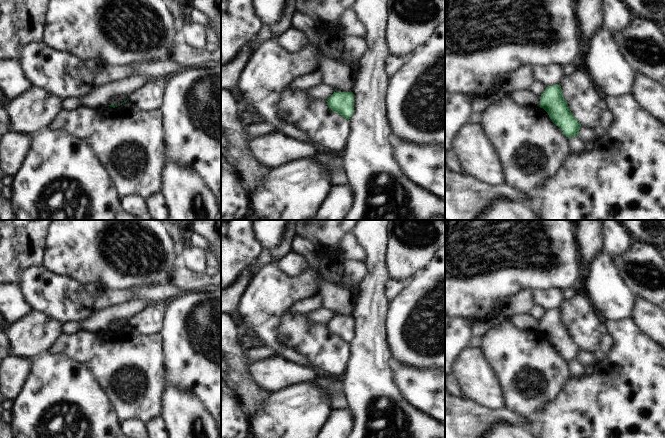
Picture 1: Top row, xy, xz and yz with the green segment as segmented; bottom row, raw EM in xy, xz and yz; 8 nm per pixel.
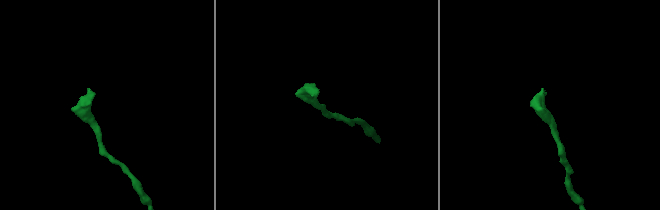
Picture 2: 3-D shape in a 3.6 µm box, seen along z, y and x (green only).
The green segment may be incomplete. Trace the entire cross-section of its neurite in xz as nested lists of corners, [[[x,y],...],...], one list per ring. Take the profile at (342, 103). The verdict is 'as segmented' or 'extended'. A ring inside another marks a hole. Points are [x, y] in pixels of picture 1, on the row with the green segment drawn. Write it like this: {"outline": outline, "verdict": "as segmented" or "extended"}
{"outline": [[[334,92],[326,100],[329,109],[349,120],[354,113],[354,94],[350,92]]], "verdict": "as segmented"}

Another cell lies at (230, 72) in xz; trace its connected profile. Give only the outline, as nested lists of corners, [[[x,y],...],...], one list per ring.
[[[255,37],[246,43],[230,62],[221,65],[221,89],[229,90],[230,87],[237,83],[244,66],[253,52],[251,44],[254,39]]]

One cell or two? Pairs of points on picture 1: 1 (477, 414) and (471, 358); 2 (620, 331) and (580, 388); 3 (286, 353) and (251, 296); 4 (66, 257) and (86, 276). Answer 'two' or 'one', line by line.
1: two
2: one
3: one
4: one

